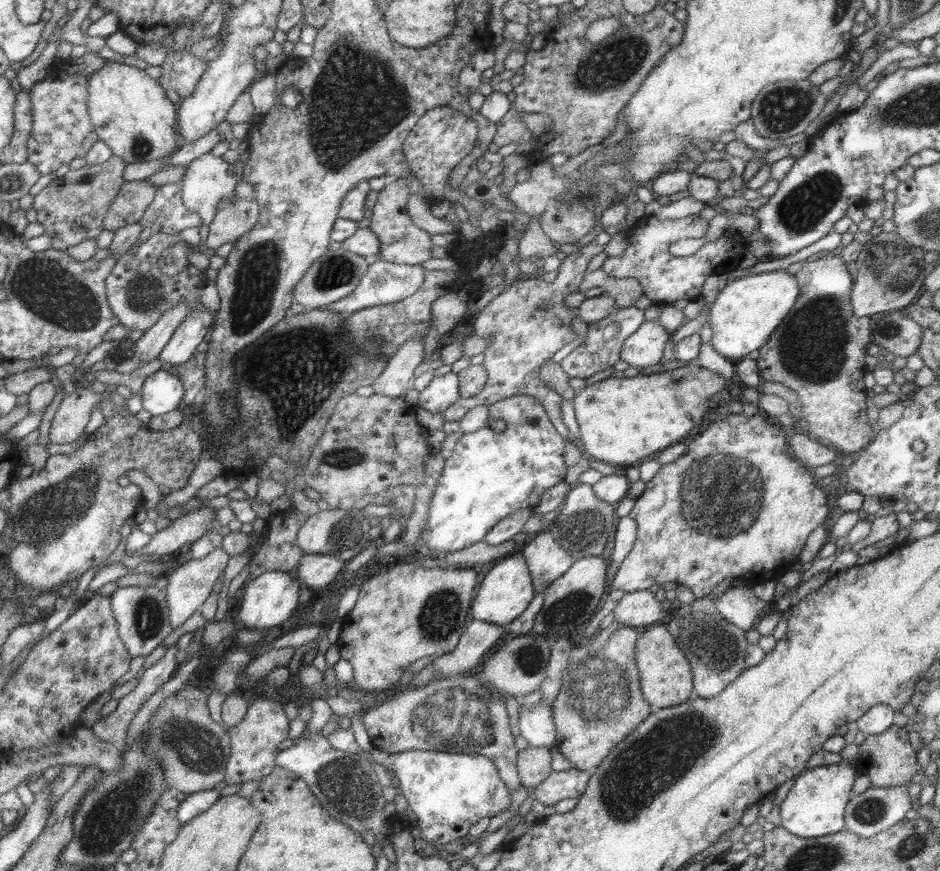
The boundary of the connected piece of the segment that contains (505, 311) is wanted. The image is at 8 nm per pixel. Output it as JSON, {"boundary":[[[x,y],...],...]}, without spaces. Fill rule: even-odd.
{"boundary":[[[603,230],[594,239],[561,261],[554,282],[544,282],[537,274],[533,280],[517,278],[505,286],[491,301],[479,311],[473,320],[472,334],[477,337],[491,337],[487,348],[483,350],[483,368],[486,370],[486,382],[481,392],[469,398],[459,397],[440,416],[445,422],[458,421],[475,406],[488,407],[495,401],[515,395],[527,395],[536,398],[551,424],[565,439],[569,439],[568,430],[559,415],[561,396],[547,388],[539,378],[539,367],[551,358],[559,348],[577,338],[571,329],[571,319],[577,317],[577,308],[564,305],[564,298],[571,292],[578,292],[578,286],[585,275],[589,260],[603,250],[610,235]]]}

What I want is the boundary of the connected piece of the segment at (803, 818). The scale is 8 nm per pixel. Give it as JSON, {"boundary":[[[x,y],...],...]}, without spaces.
{"boundary":[[[842,762],[805,769],[797,775],[780,804],[780,826],[799,838],[817,838],[844,829],[844,810],[851,797],[855,766]]]}

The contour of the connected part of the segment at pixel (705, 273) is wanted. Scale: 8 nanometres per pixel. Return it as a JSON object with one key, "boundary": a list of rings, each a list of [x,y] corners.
{"boundary":[[[690,215],[685,218],[675,218],[675,220],[657,220],[653,216],[644,216],[635,223],[627,233],[627,246],[621,256],[609,256],[603,262],[600,269],[612,278],[633,278],[637,280],[643,288],[643,294],[653,304],[673,304],[675,300],[693,300],[701,294],[701,286],[705,279],[711,275],[727,273],[738,267],[739,260],[744,252],[744,239],[732,228],[722,234],[718,239],[704,243],[696,253],[686,257],[673,257],[668,251],[669,245],[681,238],[701,238],[705,236],[708,228],[707,220],[697,215]]]}

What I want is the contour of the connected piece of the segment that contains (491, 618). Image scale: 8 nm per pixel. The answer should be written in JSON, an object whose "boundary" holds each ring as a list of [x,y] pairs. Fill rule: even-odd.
{"boundary":[[[517,551],[501,559],[480,575],[478,589],[471,599],[471,618],[507,627],[521,612],[526,610],[534,594],[532,578],[525,558],[521,552]]]}

